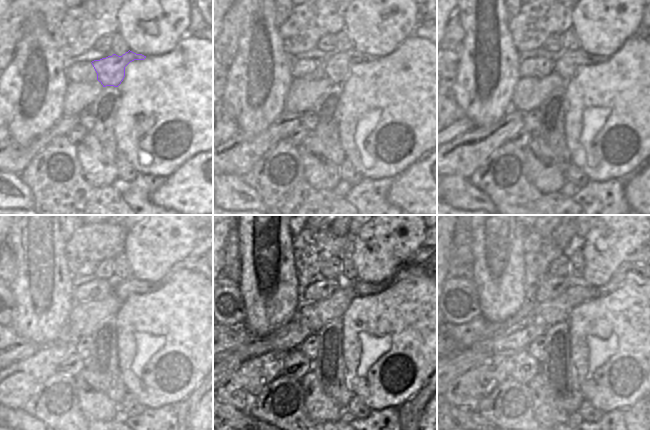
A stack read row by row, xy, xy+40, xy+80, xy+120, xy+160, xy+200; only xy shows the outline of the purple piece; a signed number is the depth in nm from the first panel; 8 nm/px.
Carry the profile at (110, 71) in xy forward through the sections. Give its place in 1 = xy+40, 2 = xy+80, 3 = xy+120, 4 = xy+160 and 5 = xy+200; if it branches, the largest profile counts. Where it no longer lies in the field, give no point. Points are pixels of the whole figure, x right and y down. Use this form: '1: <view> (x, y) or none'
1: xy+40 (337, 68)
2: xy+80 (565, 66)
3: xy+120 (122, 289)
4: xy+160 (362, 288)
5: xy+200 (620, 274)

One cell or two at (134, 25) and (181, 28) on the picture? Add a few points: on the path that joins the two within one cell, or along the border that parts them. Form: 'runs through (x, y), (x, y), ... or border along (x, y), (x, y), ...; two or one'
runs through (146, 33), (152, 28), (169, 28); one

